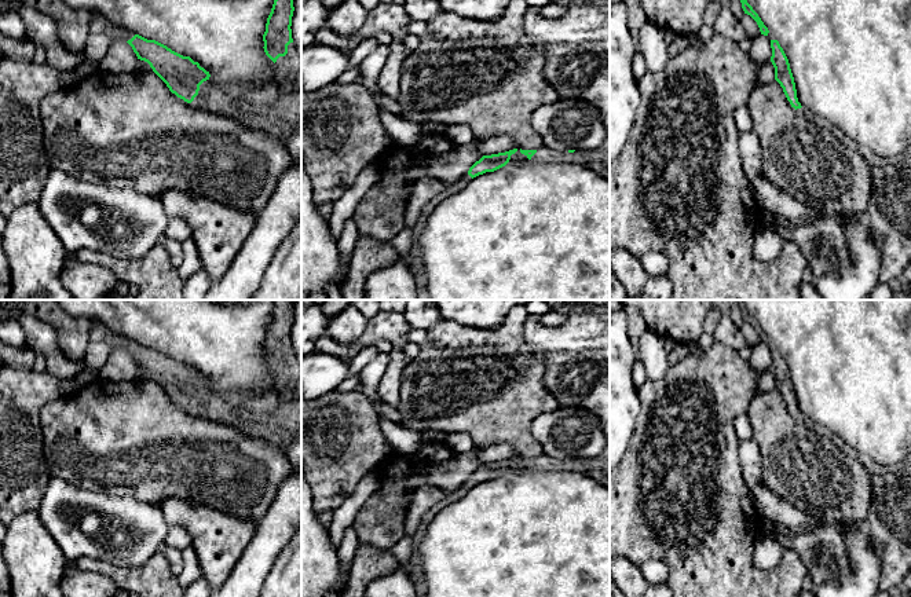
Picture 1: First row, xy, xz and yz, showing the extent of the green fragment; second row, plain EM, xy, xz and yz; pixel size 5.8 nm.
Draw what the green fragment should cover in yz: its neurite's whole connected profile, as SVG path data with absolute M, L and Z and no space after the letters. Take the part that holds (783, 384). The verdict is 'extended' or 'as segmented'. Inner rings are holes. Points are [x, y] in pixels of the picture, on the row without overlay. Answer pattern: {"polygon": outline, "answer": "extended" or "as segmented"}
{"polygon": "M771 348L771 356L775 388L757 393L746 411L762 458L761 483L809 517L864 524L867 499L871 497L867 469L861 461L848 457L830 437L817 435L797 420L802 414L789 367L778 348Z", "answer": "extended"}

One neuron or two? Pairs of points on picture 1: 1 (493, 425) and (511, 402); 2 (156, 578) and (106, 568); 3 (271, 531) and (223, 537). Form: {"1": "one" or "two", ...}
{"1": "one", "2": "one", "3": "two"}

